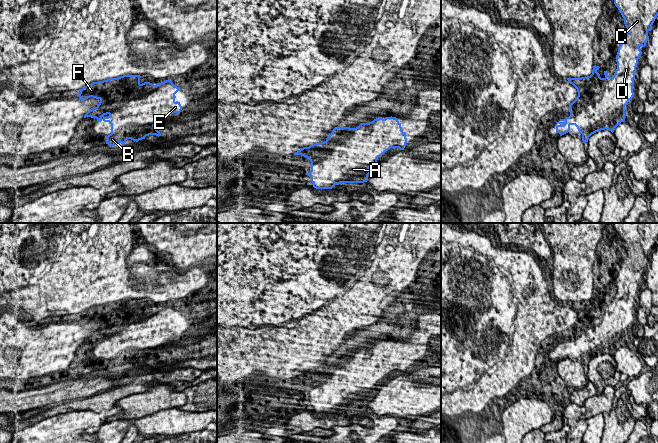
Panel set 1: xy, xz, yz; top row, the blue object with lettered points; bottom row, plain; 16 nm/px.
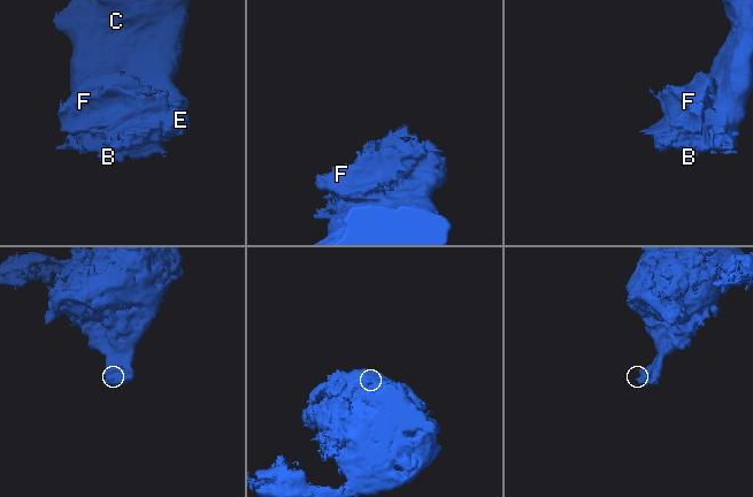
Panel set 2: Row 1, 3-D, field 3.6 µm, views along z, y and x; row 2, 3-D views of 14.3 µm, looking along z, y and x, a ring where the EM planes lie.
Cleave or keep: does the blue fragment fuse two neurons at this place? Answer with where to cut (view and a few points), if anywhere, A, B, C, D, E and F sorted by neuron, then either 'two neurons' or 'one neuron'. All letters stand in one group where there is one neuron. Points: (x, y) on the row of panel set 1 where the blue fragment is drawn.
no cut; A B C D E F; one neuron

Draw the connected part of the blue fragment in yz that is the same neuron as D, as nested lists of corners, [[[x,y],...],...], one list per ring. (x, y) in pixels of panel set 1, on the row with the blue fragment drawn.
[[[614,0],[624,24],[627,34],[621,39],[621,44],[616,55],[617,69],[612,77],[608,71],[604,71],[604,78],[597,72],[599,66],[593,66],[592,74],[581,78],[567,78],[578,92],[577,98],[569,104],[570,116],[556,122],[556,133],[560,136],[570,131],[570,126],[575,125],[582,134],[583,143],[588,142],[589,137],[601,130],[609,130],[612,133],[615,128],[625,121],[625,106],[634,96],[633,84],[638,59],[642,54],[640,46],[645,47],[649,40],[648,32],[652,30],[652,25],[658,16],[658,0]]]

